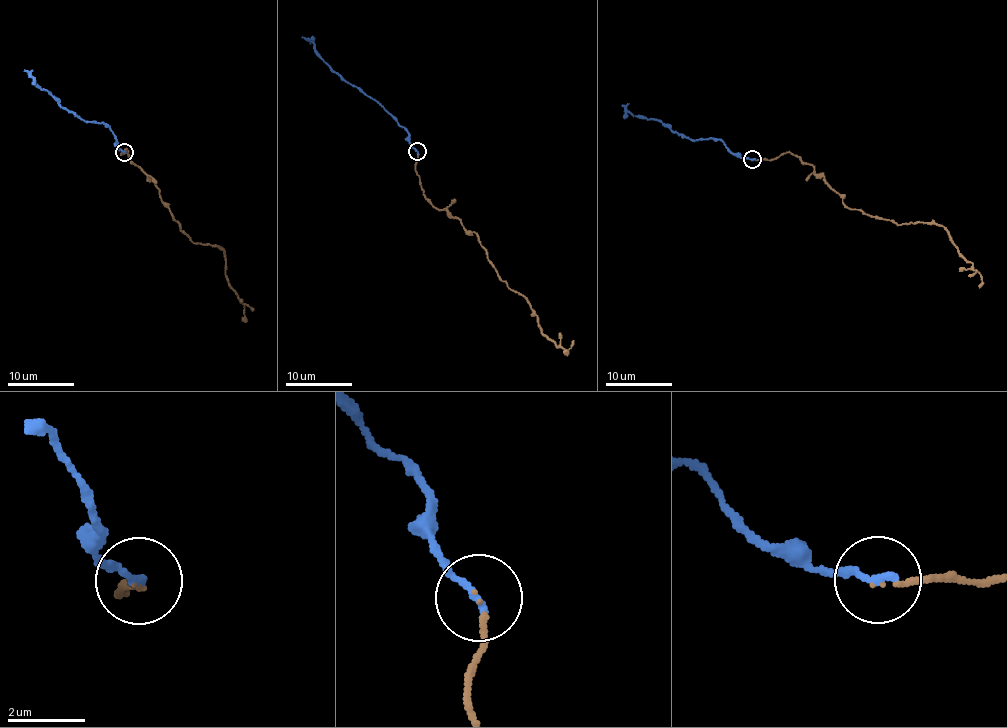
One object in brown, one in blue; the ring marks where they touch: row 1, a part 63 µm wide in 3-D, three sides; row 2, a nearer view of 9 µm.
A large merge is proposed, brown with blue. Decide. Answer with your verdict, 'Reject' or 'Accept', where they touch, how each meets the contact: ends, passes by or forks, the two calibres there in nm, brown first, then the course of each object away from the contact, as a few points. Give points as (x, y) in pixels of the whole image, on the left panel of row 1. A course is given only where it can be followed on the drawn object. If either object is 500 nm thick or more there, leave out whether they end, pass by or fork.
Accept. Place: (124, 152). At the ring brown ends. At the ring blue ends. Thickness 120 nm (brown) against 200 nm. Course of brown: (124, 153), (126, 149), (159, 190), (194, 243), (224, 251), (224, 274), (245, 322). Course of blue: (124, 151), (116, 145), (116, 135), (108, 126), (85, 121), (63, 109), (49, 92), (37, 87), (24, 70)

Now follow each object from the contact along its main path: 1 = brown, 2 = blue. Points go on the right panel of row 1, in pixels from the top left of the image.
1: (752, 161), (773, 159), (787, 152), (797, 155), (849, 207), (897, 225), (940, 224), (980, 275), (980, 288)
2: (752, 159), (734, 155), (719, 139), (693, 140), (675, 133), (657, 120), (641, 118), (622, 105)

